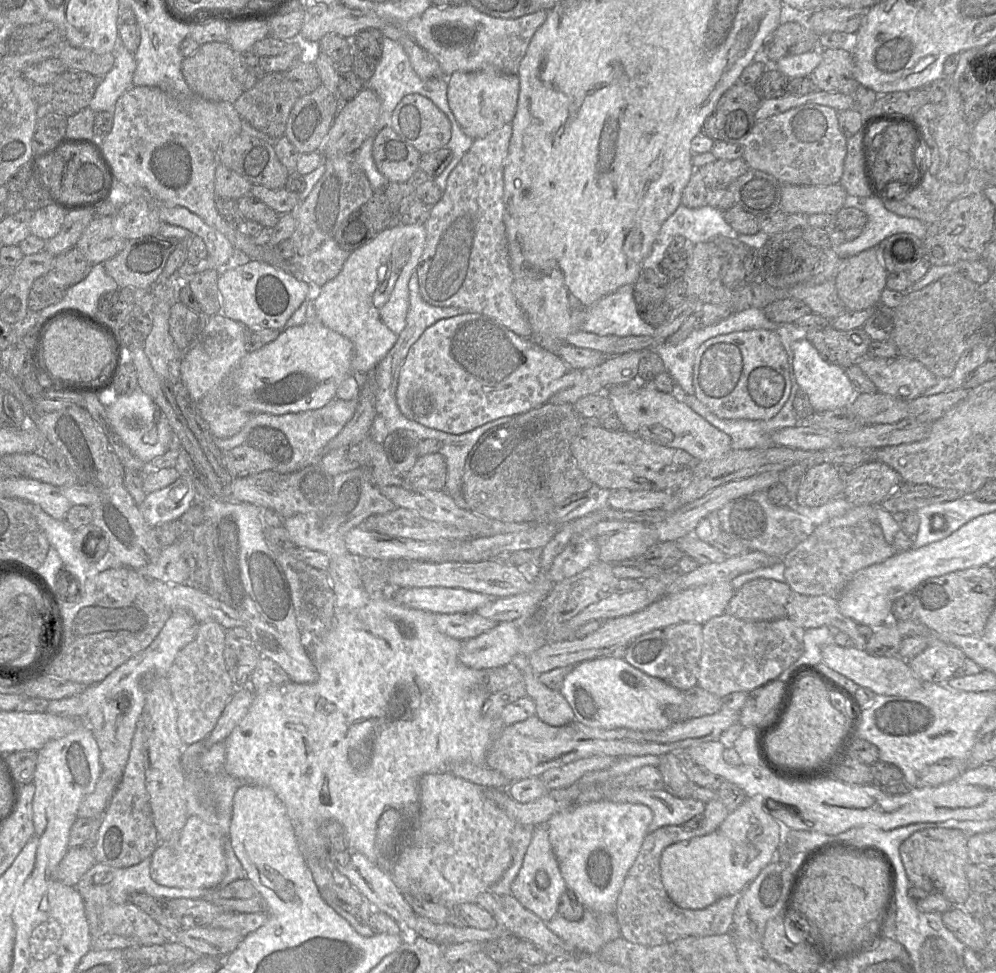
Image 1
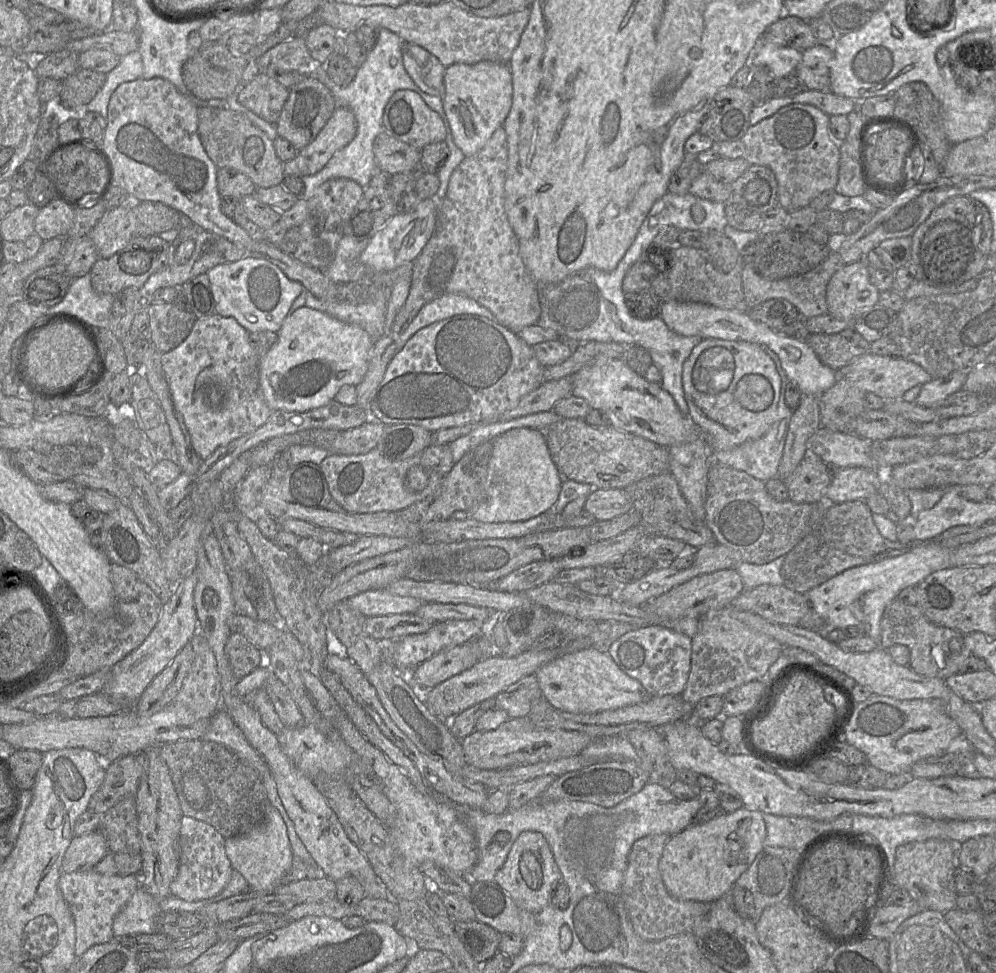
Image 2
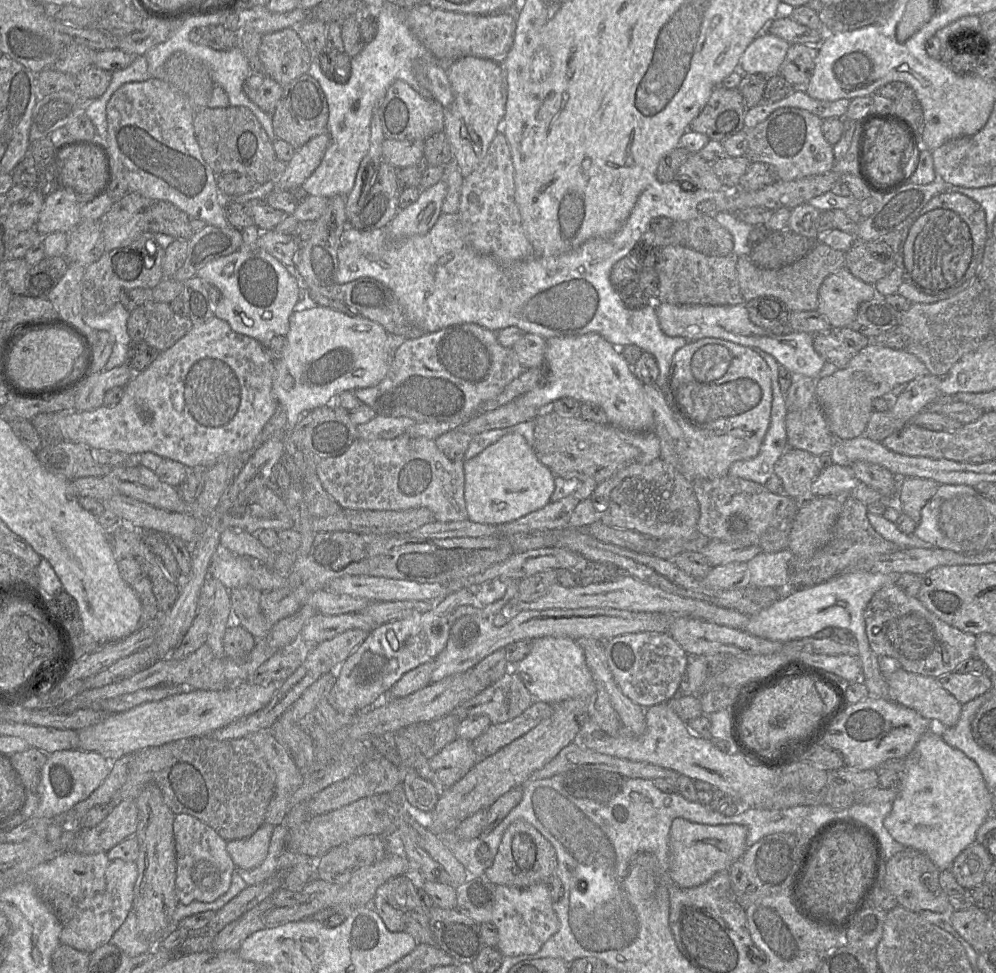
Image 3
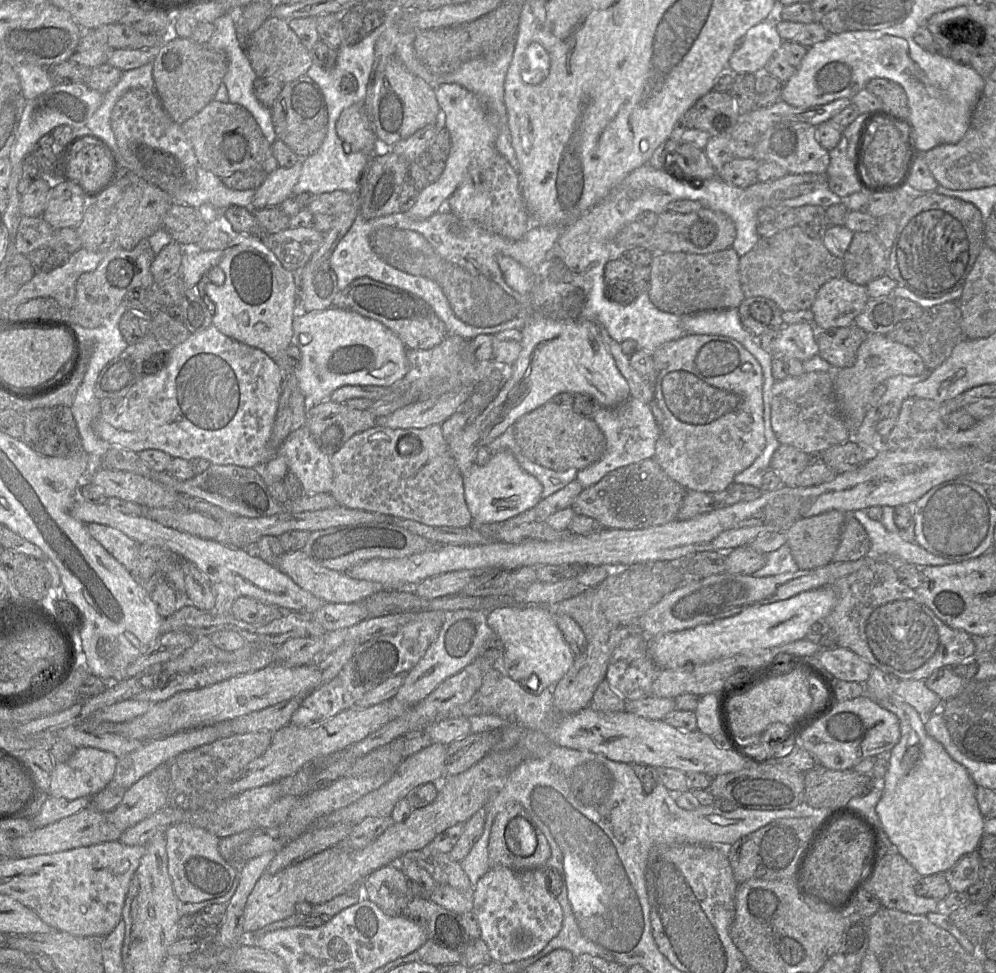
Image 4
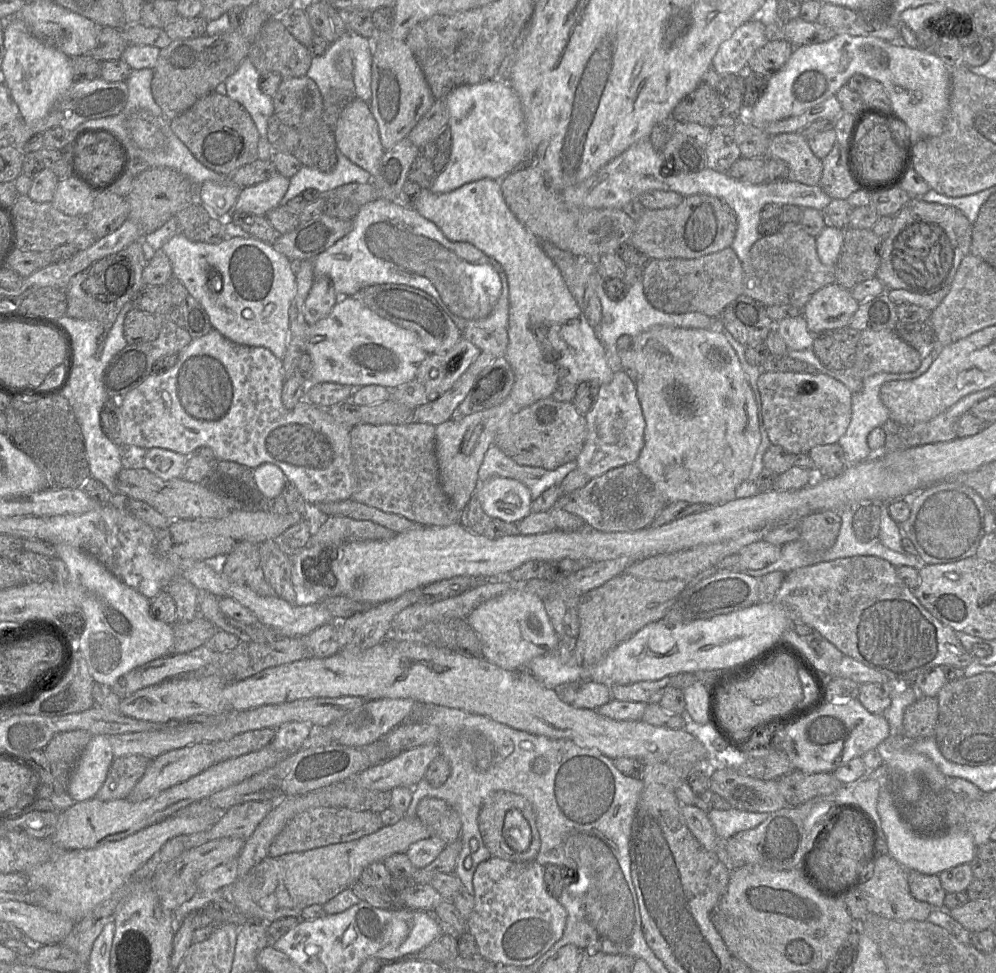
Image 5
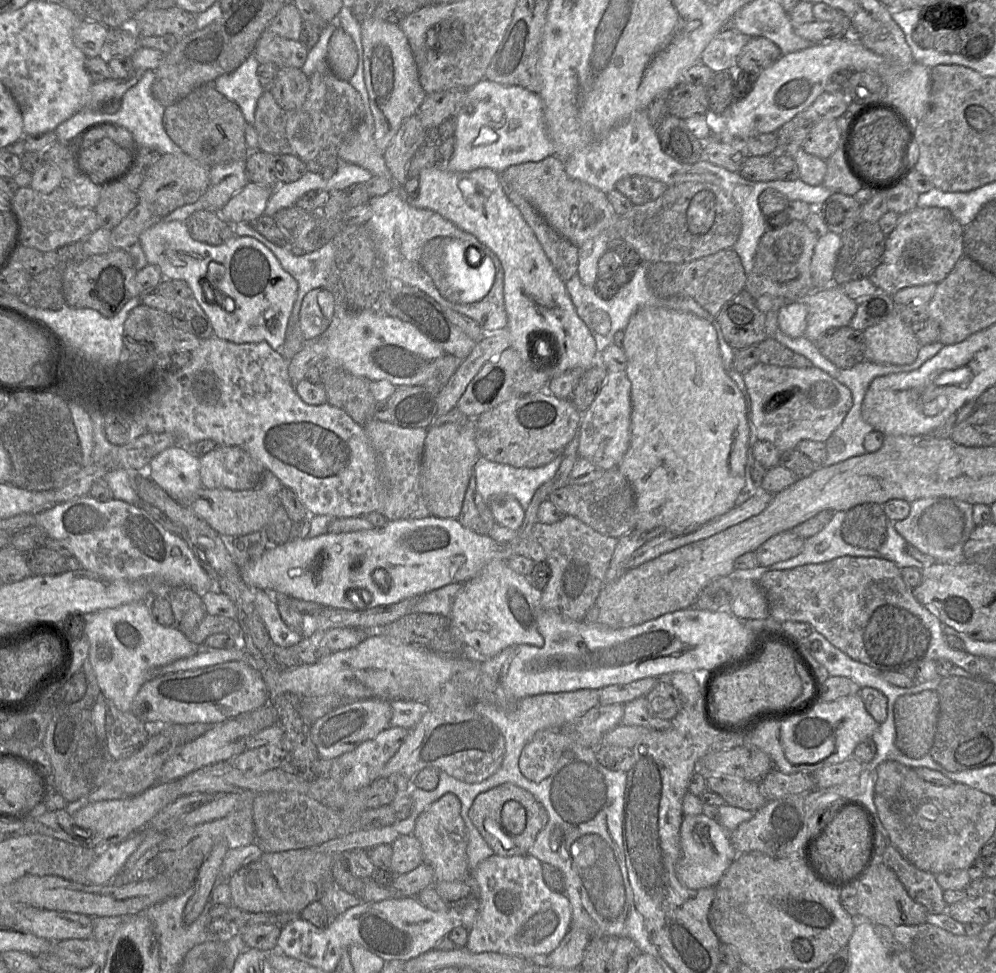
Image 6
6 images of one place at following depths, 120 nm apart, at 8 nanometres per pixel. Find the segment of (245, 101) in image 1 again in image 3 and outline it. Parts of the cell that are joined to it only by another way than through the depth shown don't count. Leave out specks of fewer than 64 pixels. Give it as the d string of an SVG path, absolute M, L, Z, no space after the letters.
M251 74L243 84L243 91L260 109L272 115L282 97L283 86L270 76Z

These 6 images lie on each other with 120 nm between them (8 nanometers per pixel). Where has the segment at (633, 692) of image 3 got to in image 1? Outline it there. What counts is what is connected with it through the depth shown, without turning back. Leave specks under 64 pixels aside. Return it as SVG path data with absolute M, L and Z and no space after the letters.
M680 623L653 630L629 643L622 659L649 676L659 678L680 691L688 691L697 686L703 644L702 629L702 624Z

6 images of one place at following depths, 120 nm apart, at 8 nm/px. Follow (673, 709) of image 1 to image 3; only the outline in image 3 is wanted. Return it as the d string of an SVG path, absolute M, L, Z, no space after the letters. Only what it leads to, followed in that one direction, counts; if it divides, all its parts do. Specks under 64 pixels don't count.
M540 637L532 639L530 642L529 653L521 661L513 664L509 671L515 671L518 674L536 700L554 704L569 698L588 697L593 701L595 696L594 679L586 665L583 650L575 640L565 637Z

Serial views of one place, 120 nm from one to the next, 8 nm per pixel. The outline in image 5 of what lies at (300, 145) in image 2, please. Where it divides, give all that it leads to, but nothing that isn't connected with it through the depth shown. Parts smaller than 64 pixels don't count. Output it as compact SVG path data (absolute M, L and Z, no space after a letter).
M307 75L282 79L272 100L274 115L283 124L296 129L301 145L313 156L315 167L331 172L337 164L337 145L334 132L323 120L323 95L317 84Z

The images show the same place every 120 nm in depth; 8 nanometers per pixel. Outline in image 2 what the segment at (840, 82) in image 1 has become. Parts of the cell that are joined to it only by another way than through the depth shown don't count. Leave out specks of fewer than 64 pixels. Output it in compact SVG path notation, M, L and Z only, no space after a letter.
M817 44L802 52L802 59L794 74L809 90L830 90L830 62L832 44Z

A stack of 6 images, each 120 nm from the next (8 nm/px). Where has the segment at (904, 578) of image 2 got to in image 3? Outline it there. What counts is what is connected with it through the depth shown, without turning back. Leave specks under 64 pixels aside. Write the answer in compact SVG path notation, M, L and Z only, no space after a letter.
M841 573L840 575L819 585L800 590L794 590L790 593L790 595L784 595L771 606L763 609L754 616L750 616L750 621L745 631L751 635L763 639L787 643L798 639L812 637L814 634L825 628L846 629L852 632L855 637L856 657L859 660L862 671L861 681L867 687L869 692L868 697L889 700L888 685L878 666L880 658L872 651L868 642L864 612L874 594L886 586L896 584L897 578L900 575L901 574L896 573Z

